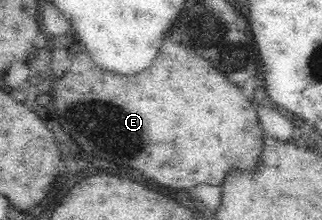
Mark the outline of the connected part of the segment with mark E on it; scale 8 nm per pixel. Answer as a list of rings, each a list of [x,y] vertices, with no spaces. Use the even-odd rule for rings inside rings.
[[[165,37],[161,53],[155,57],[155,65],[135,77],[103,71],[91,61],[81,41],[69,47],[69,59],[73,61],[71,71],[53,83],[53,93],[57,93],[53,103],[59,111],[63,129],[89,155],[139,169],[153,181],[161,181],[161,185],[171,189],[189,189],[199,183],[221,185],[231,169],[251,171],[257,167],[263,151],[263,131],[255,105],[243,95],[241,87],[229,83],[225,75],[193,49]]]

